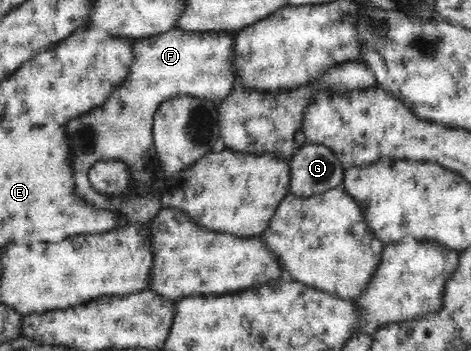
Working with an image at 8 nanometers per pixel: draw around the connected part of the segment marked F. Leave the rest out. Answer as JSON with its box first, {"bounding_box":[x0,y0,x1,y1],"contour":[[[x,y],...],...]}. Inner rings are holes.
{"bounding_box":[68,27,234,224],"contour":[[[178,27],[162,34],[154,34],[146,38],[135,40],[132,45],[134,52],[134,63],[130,65],[130,75],[126,75],[126,81],[122,87],[118,87],[98,109],[92,113],[72,119],[68,127],[68,137],[72,141],[70,145],[70,163],[74,168],[74,180],[76,185],[76,196],[87,205],[92,205],[99,210],[106,209],[112,212],[121,212],[124,216],[124,224],[128,222],[150,223],[158,212],[163,209],[161,200],[163,190],[166,188],[167,179],[164,176],[160,160],[155,150],[153,138],[153,117],[158,107],[165,99],[174,96],[189,95],[200,97],[219,105],[230,95],[234,86],[234,38],[231,32],[189,32]],[[119,159],[123,161],[132,174],[132,186],[140,191],[128,194],[127,197],[109,197],[100,194],[91,187],[89,181],[89,169],[100,160]]]}

